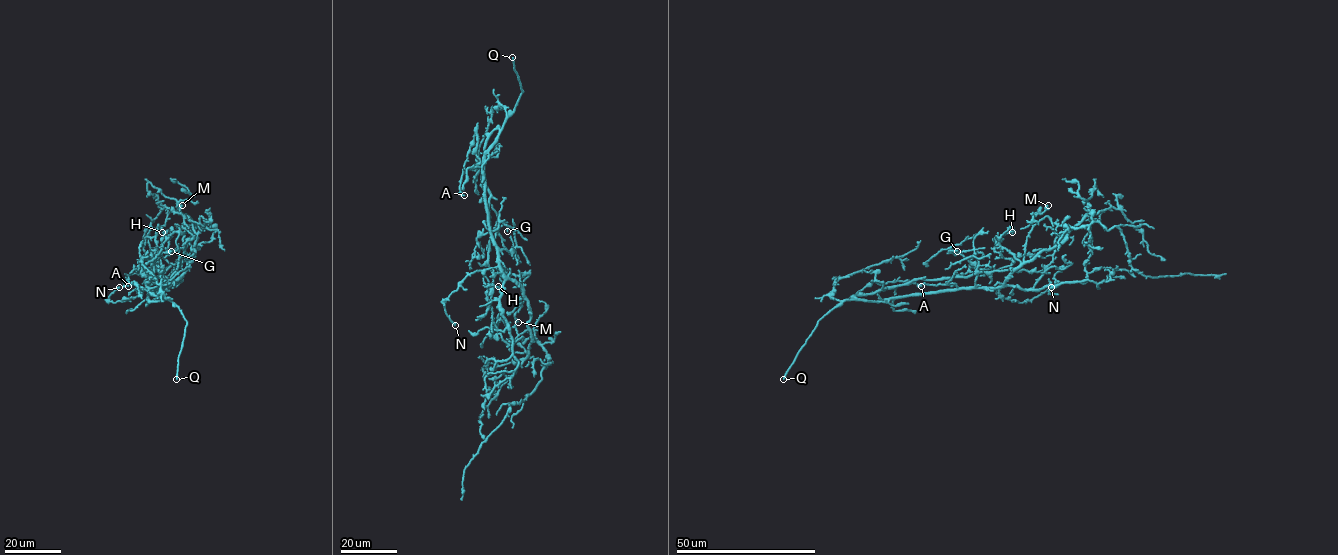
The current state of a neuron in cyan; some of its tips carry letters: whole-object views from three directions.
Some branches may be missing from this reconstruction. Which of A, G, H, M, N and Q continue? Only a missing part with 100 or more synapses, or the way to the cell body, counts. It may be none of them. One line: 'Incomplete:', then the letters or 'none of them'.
Incomplete: Q

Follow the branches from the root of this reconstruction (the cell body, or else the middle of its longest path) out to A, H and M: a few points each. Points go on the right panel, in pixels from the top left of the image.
A: (979, 287), (877, 301), (854, 297), (888, 288), (856, 293), (873, 281), (911, 281), (921, 286)
H: (979, 287), (999, 287), (1020, 264), (1005, 248), (999, 252), (993, 249), (998, 237), (1012, 232)
M: (979, 287), (999, 287), (1023, 263), (1032, 218), (1048, 205)

